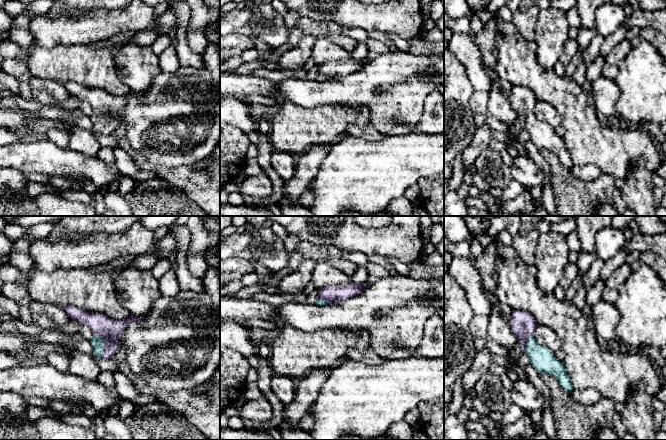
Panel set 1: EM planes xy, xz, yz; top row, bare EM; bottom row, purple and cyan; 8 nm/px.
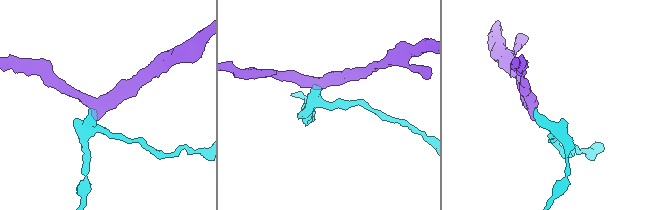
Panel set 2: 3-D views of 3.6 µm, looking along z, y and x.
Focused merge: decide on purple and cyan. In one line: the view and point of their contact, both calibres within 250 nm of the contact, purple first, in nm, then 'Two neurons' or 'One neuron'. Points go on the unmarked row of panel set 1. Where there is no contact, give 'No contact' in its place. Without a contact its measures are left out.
Touches purple at xy (104, 119). Thickness 180 nm (purple) against 100 nm. One neuron

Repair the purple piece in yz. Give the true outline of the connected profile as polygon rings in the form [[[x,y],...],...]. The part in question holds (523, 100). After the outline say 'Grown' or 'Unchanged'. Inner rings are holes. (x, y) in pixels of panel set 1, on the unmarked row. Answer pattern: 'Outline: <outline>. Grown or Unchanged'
Outline: [[[513,86],[510,101],[530,140],[540,149],[553,152],[570,169],[574,162],[564,138],[559,137],[547,123],[539,121],[533,112],[538,101],[535,94],[526,87]]]. Grown

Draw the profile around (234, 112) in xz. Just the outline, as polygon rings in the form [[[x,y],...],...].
[[[220,95],[220,131],[225,127],[236,127],[244,133],[256,129],[255,119],[248,110],[249,104],[230,96]]]

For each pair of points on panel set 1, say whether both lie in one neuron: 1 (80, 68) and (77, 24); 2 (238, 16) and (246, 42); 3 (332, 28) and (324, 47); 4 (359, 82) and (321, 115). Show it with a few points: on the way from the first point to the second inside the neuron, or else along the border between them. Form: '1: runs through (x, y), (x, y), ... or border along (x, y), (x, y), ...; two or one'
1: border along (87, 44), (57, 44), (55, 46); two
2: border along (230, 32), (240, 32), (252, 37); two
3: border along (325, 36), (331, 38); two
4: border along (310, 107), (346, 105), (356, 109); two

